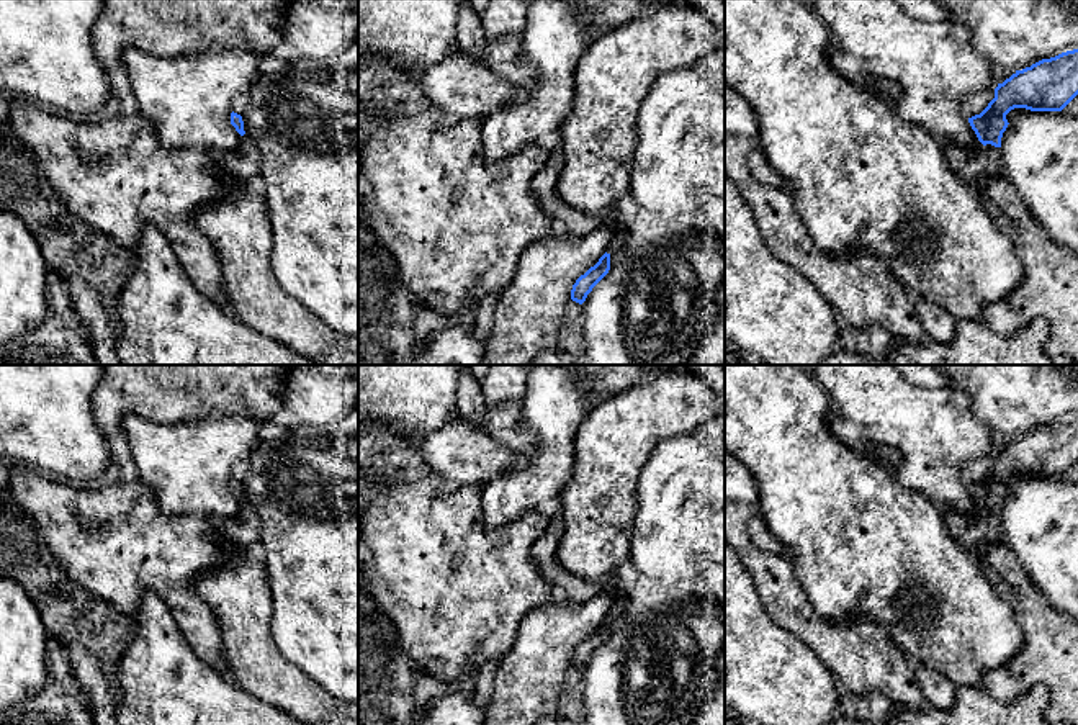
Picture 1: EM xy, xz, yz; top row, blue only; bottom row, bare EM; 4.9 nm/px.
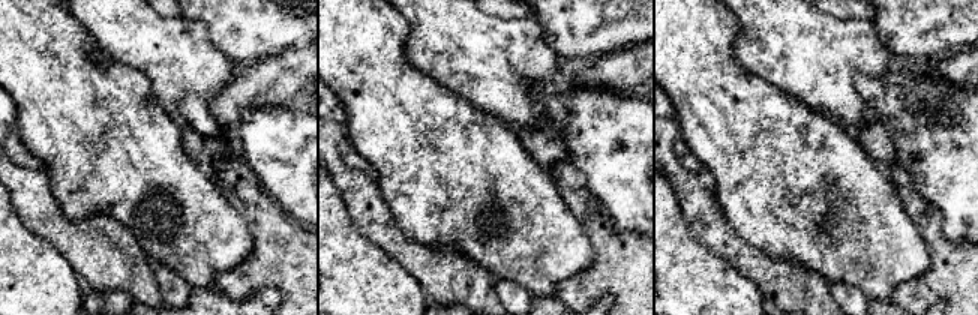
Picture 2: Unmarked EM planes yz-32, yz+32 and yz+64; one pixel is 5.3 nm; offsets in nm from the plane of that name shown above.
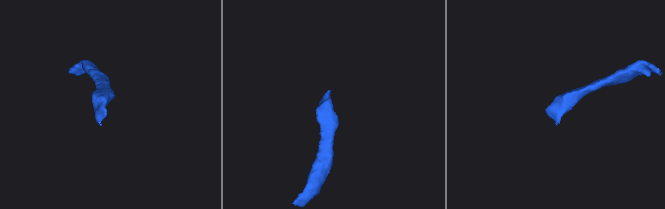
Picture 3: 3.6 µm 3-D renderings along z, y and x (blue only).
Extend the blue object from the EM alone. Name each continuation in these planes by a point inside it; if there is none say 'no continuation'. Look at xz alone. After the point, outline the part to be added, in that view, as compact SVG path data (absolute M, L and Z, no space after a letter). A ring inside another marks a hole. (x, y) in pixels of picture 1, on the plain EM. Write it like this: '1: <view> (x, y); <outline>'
1: xz (619, 604); M617 591L605 619L612 622L625 610L625 607L627 607L627 592Z

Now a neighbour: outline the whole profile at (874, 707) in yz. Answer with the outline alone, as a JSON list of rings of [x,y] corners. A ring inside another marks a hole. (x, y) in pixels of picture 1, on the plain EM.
[[[841,689],[839,714],[864,720],[867,725],[887,725],[892,712],[890,700],[882,692],[867,692],[862,696]]]

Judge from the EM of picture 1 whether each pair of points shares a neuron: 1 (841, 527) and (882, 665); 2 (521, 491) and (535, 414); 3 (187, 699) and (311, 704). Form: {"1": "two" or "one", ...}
{"1": "two", "2": "one", "3": "two"}

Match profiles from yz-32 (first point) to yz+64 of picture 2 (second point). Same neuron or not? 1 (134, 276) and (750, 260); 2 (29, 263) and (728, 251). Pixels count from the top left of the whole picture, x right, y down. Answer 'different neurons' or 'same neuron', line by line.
1: same neuron
2: different neurons

